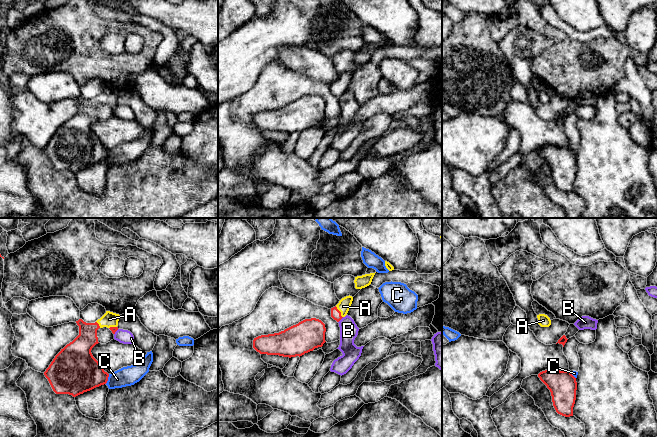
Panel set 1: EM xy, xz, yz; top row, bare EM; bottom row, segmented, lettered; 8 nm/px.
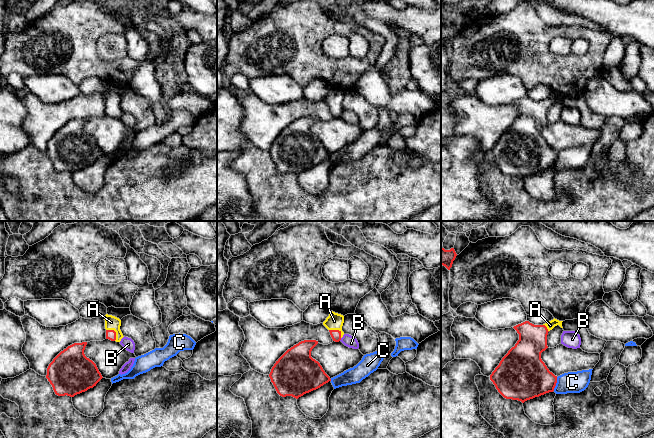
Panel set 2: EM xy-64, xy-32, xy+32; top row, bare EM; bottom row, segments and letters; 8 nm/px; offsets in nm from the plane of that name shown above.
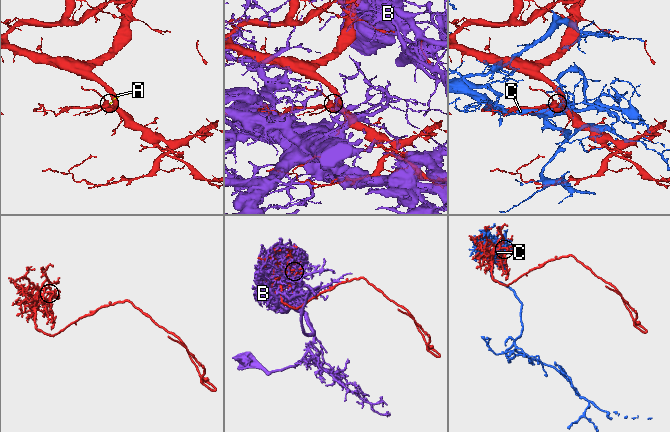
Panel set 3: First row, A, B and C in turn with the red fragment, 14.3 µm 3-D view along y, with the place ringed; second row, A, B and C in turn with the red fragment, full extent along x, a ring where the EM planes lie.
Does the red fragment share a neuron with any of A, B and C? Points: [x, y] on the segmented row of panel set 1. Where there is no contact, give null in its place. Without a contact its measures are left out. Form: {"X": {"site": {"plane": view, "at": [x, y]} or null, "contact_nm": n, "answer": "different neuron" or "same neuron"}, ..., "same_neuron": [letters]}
{"A": {"site": {"plane": "xz", "at": [340, 312]}, "contact_nm": 110, "answer": "same neuron"}, "B": {"site": {"plane": "xz", "at": [340, 319]}, "contact_nm": 60, "answer": "different neuron"}, "C": {"site": {"plane": "xy", "at": [107, 379]}, "contact_nm": 90, "answer": "different neuron"}, "same_neuron": ["A"]}

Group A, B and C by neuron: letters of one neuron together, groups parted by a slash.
A / B / C

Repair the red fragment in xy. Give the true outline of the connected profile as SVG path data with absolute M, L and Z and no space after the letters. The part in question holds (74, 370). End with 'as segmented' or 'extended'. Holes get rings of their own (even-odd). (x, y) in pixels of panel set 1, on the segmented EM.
M106 311L95 323L86 323L82 319L76 321L79 326L79 335L61 349L44 372L45 377L56 394L69 394L76 397L107 383L109 374L104 371L99 362L93 357L91 350L99 343L97 330L107 327L115 334L118 330L119 317L119 314Z; extended

